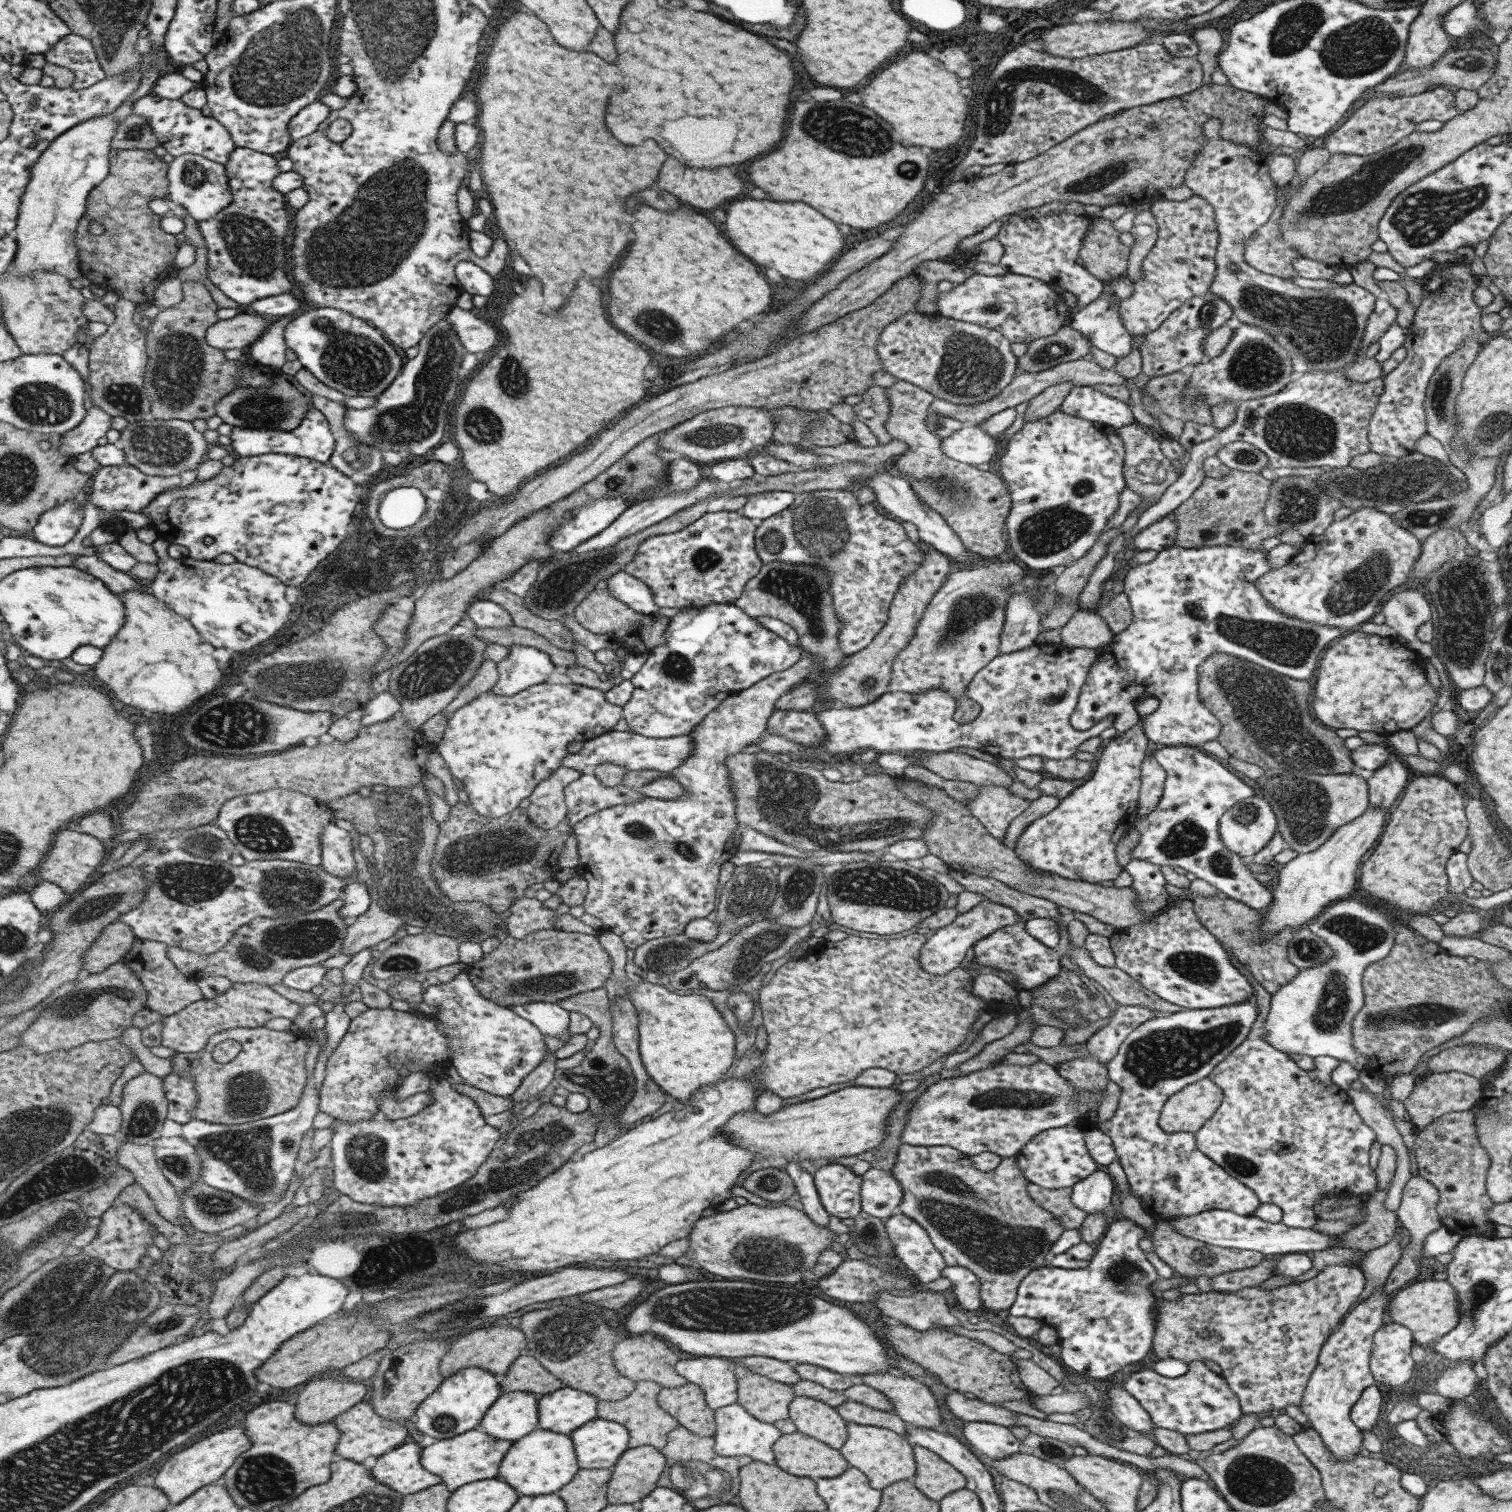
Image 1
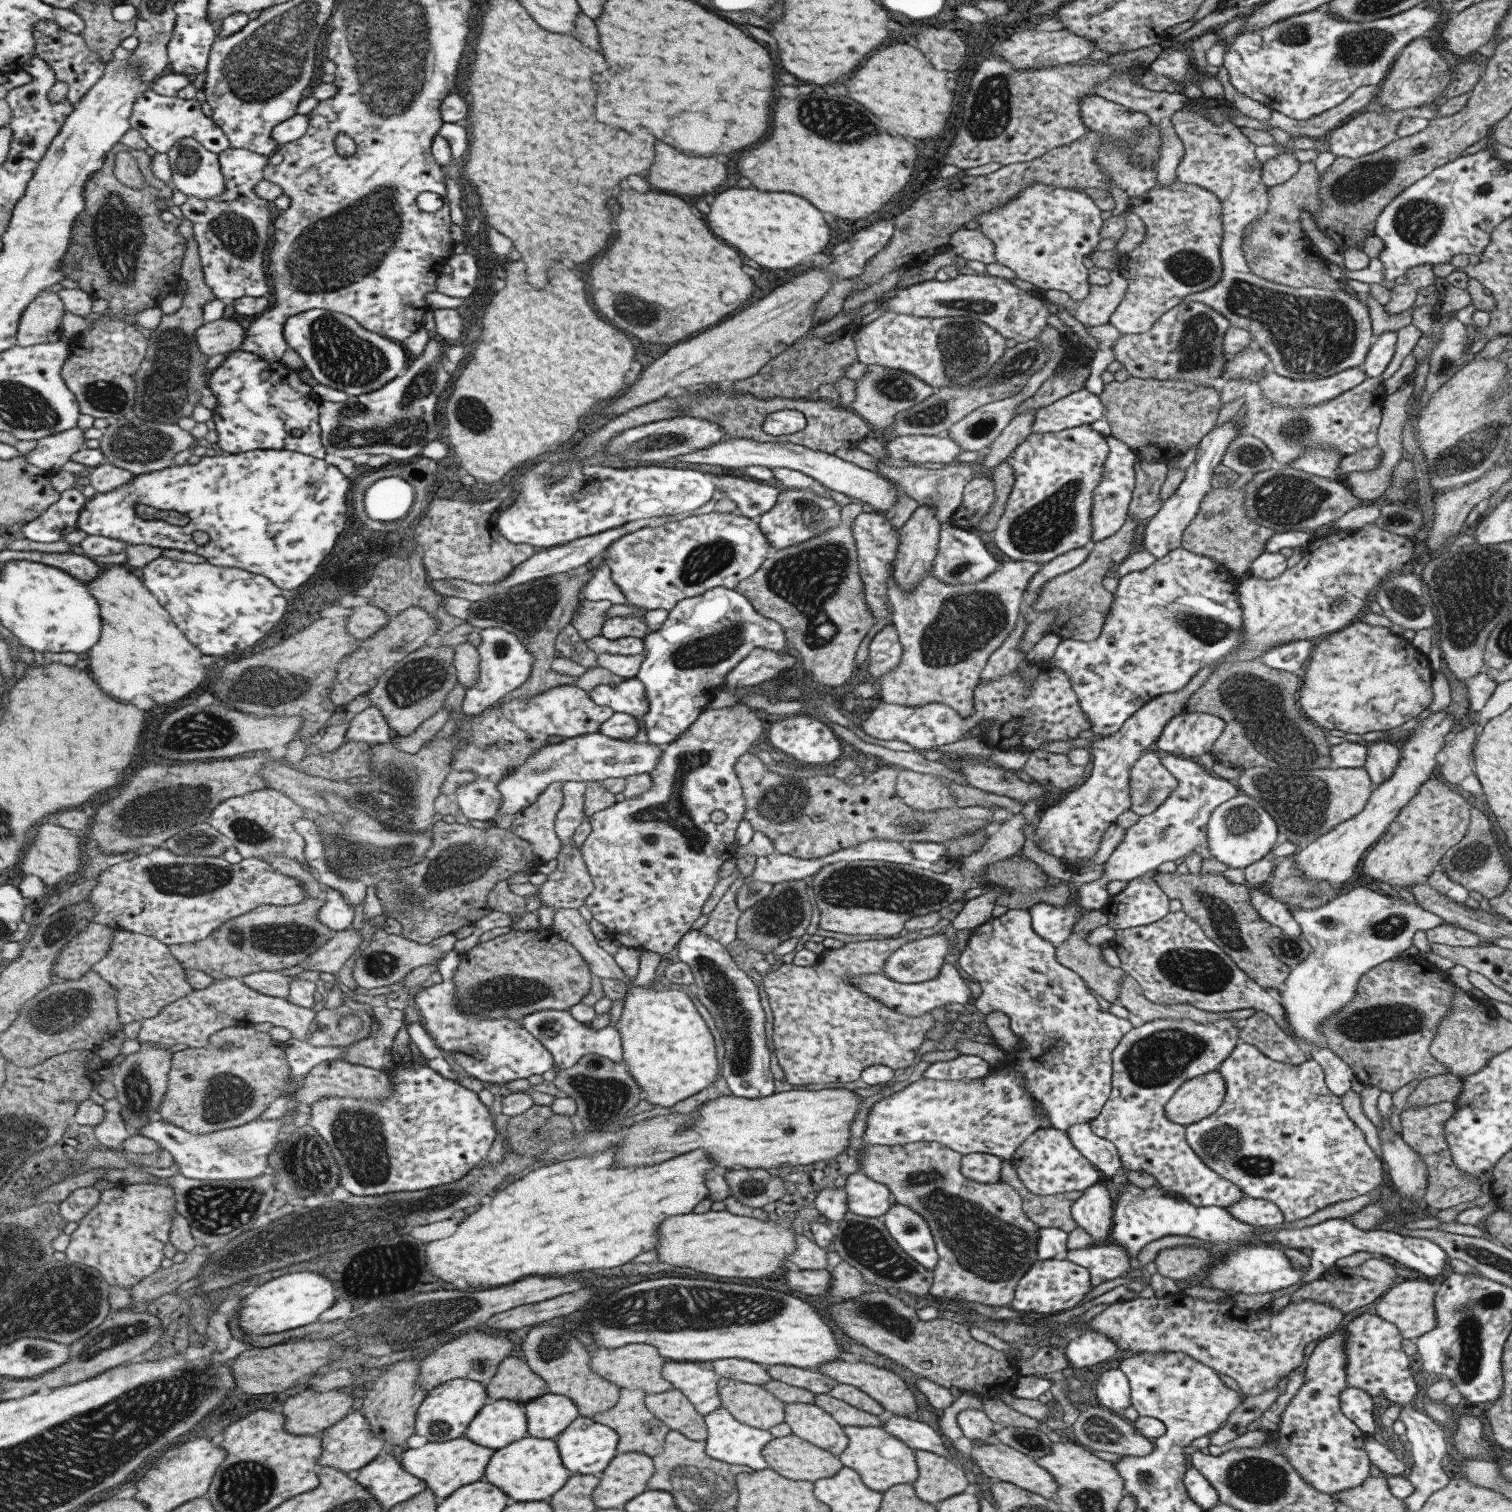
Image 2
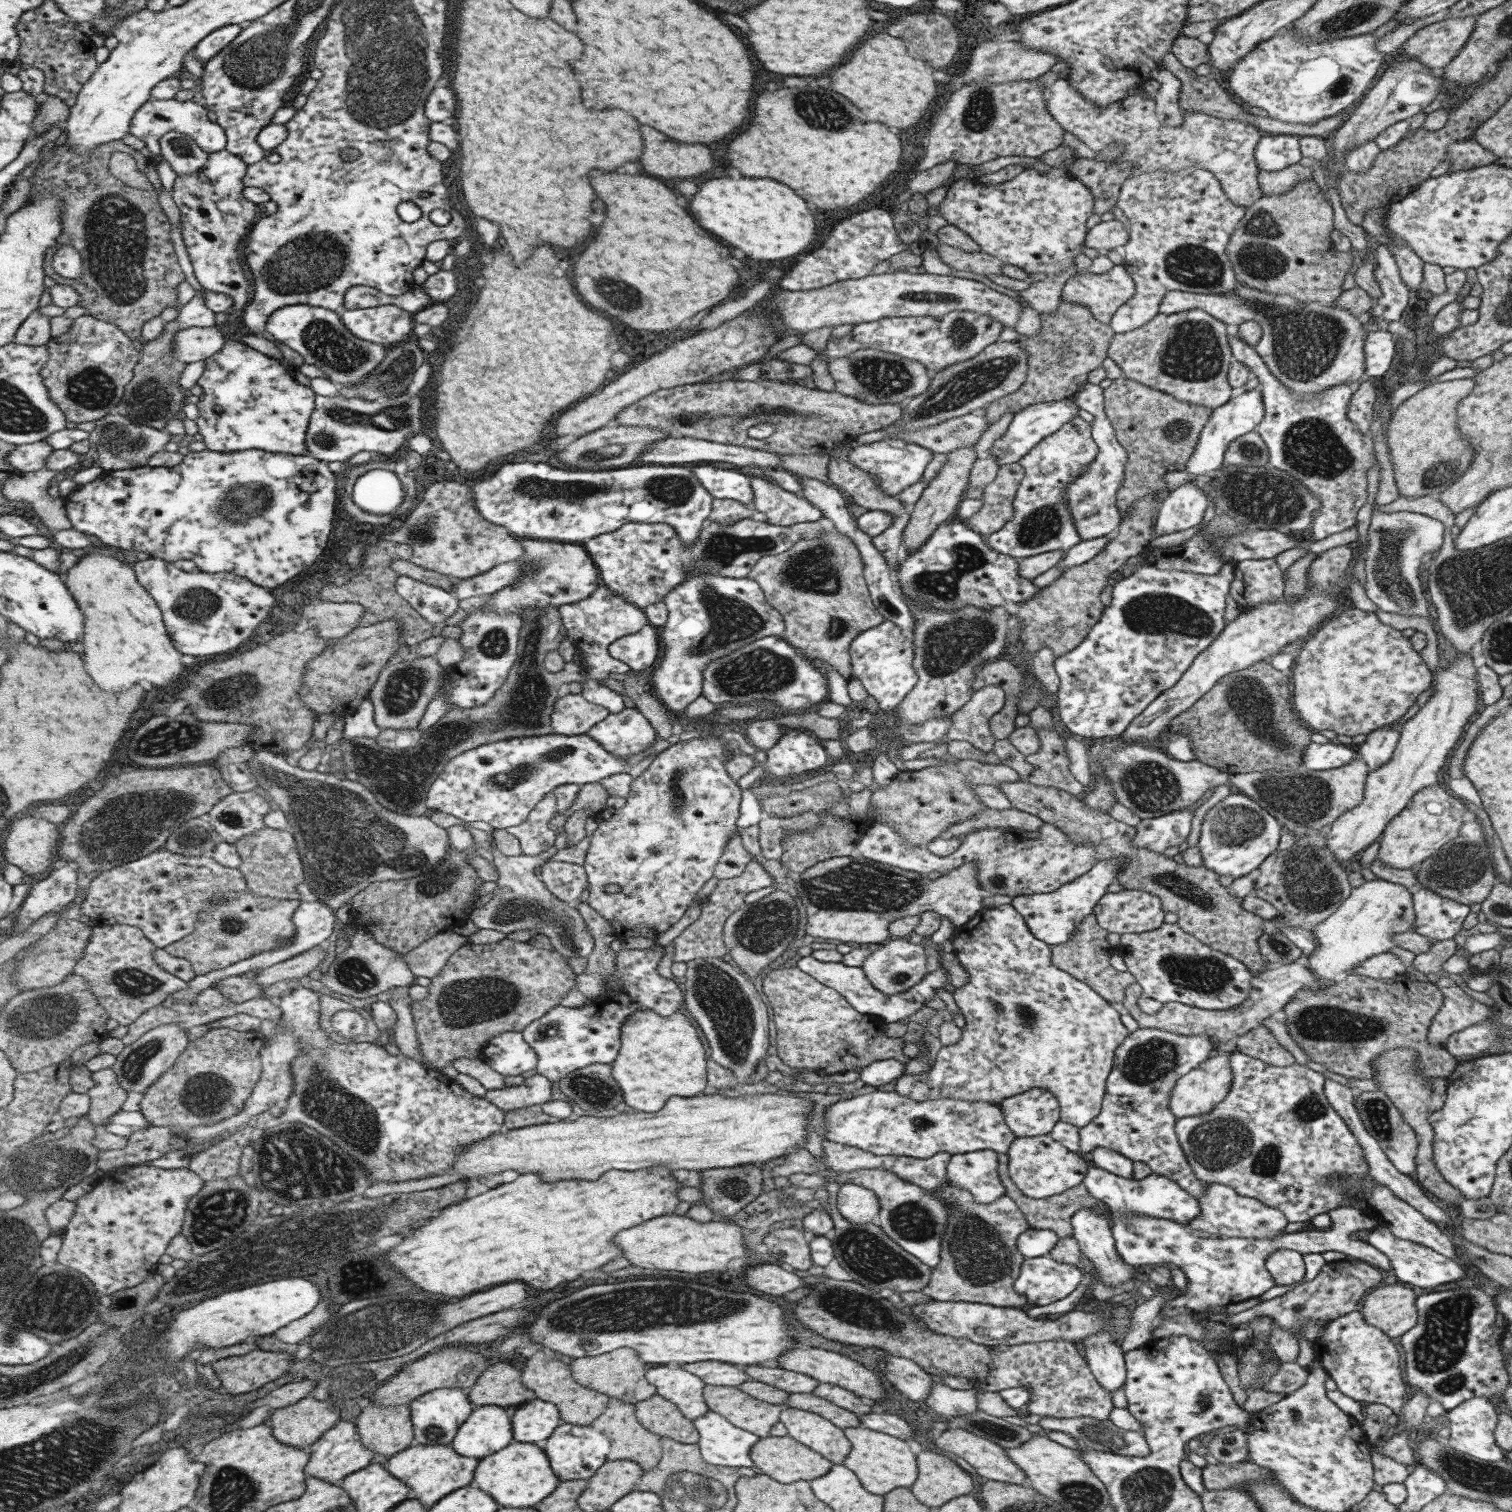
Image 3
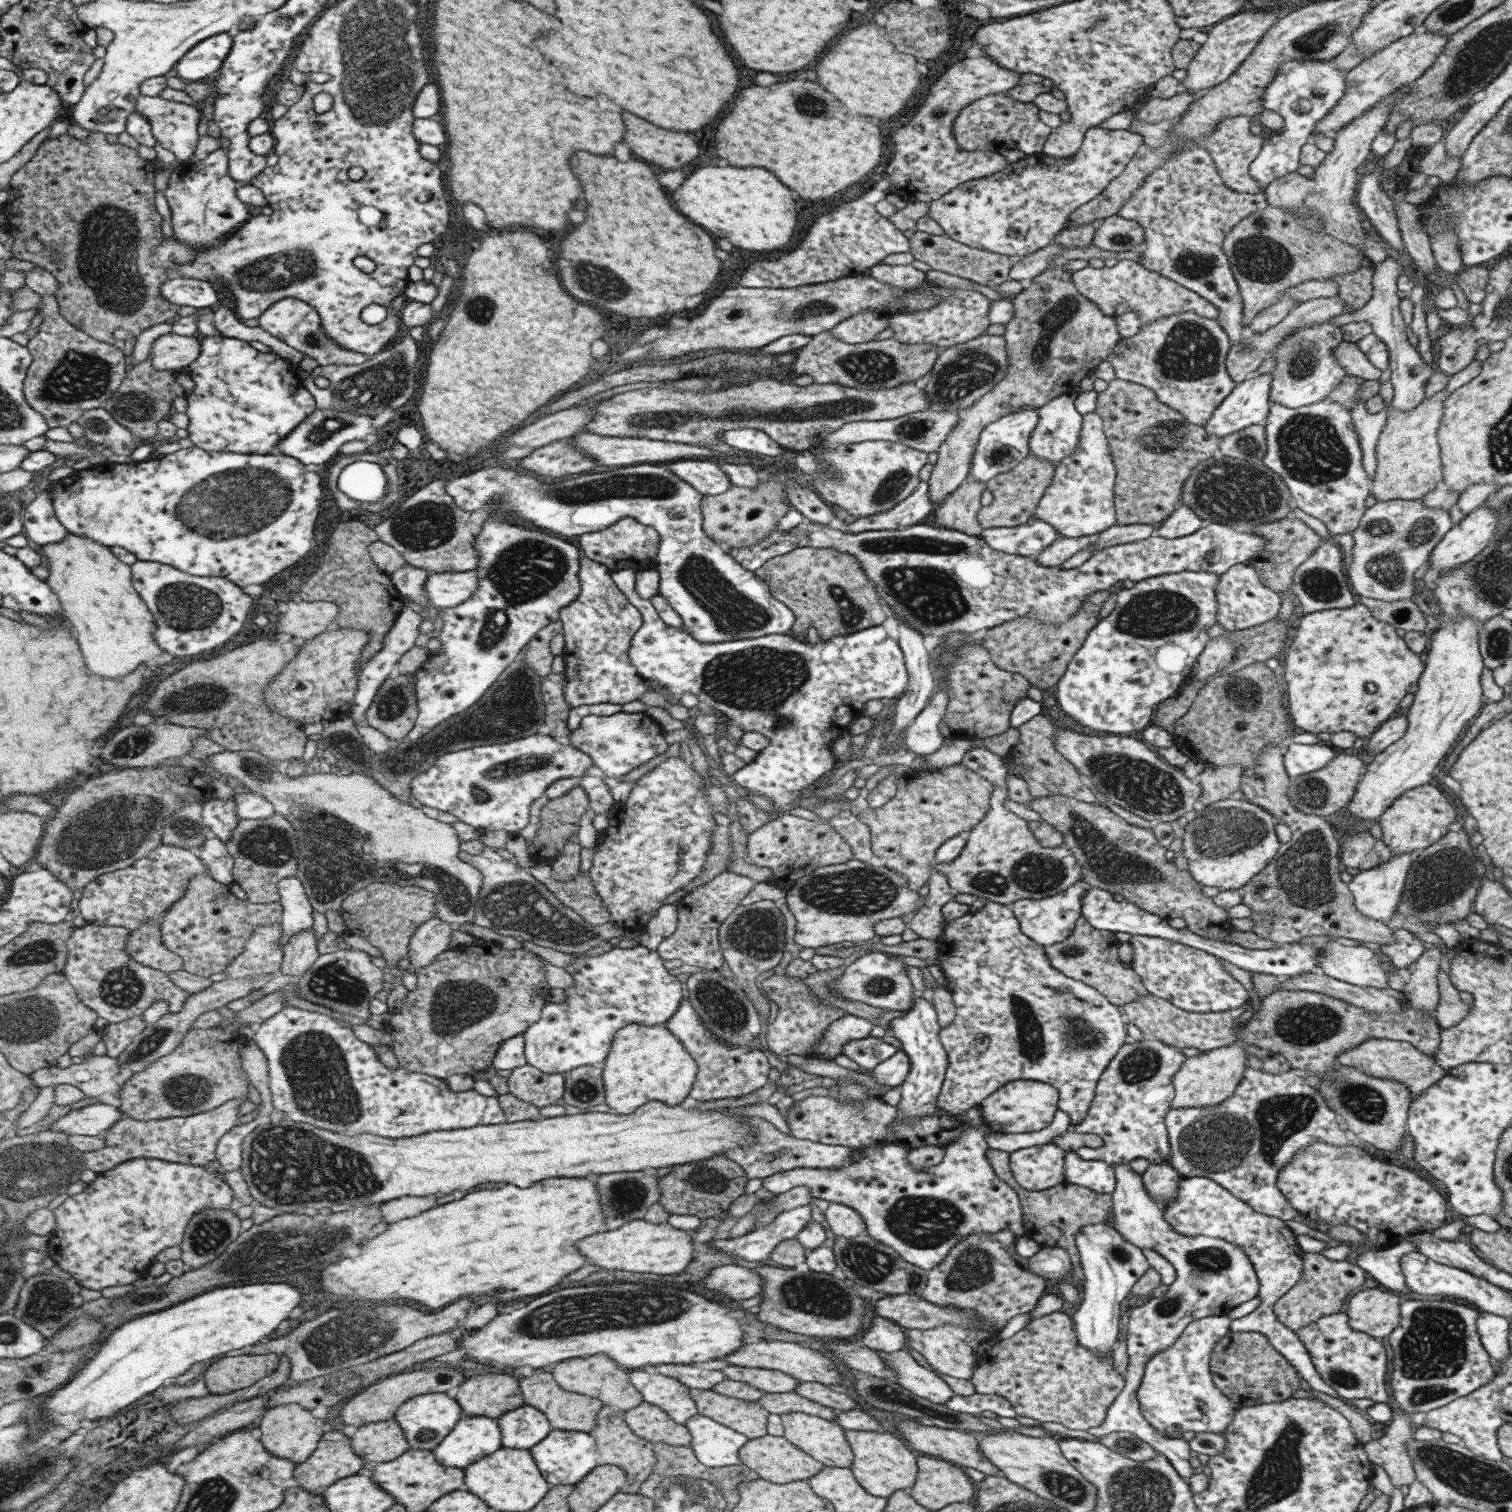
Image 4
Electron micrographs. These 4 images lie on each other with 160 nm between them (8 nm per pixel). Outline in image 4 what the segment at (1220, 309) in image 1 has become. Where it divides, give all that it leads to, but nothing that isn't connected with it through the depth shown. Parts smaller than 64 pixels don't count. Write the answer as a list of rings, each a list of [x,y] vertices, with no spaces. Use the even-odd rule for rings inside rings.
[[[1187,311],[1158,318],[1133,336],[1120,337],[1106,360],[1113,366],[1115,378],[1152,390],[1159,402],[1177,410],[1187,422],[1203,427],[1236,385],[1224,365],[1230,345],[1216,320]]]

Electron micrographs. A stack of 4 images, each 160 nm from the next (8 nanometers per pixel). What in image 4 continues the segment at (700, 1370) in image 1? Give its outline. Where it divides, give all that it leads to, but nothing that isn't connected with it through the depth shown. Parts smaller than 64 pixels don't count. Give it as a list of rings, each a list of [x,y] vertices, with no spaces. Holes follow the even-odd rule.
[[[639,1369],[630,1370],[629,1381],[642,1394],[642,1402],[658,1406],[677,1424],[684,1424],[697,1412],[689,1396],[689,1388],[665,1373],[649,1374]]]

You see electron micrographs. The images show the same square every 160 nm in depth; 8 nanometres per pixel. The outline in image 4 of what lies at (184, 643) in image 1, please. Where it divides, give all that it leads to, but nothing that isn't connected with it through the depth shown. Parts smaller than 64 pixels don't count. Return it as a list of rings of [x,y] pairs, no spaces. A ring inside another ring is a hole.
[[[72,534],[63,542],[39,547],[46,560],[49,576],[46,582],[62,600],[67,620],[77,632],[87,658],[87,666],[101,676],[127,676],[141,664],[149,664],[165,654],[155,638],[154,614],[133,588],[131,566],[121,562],[103,543]]]

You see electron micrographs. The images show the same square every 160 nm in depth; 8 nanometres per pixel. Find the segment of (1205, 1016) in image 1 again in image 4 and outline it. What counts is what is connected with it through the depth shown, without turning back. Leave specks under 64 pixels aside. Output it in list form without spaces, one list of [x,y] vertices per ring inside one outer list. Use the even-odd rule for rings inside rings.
[[[1145,1036],[1141,1038],[1141,1041],[1129,1040],[1122,1048],[1119,1048],[1096,1082],[1087,1116],[1083,1118],[1083,1122],[1073,1125],[1069,1129],[1079,1134],[1097,1134],[1103,1141],[1098,1148],[1087,1146],[1077,1148],[1075,1152],[1079,1158],[1100,1160],[1111,1167],[1116,1164],[1128,1164],[1133,1158],[1145,1158],[1150,1164],[1170,1165],[1170,1160],[1168,1160],[1169,1143],[1164,1118],[1165,1114],[1169,1112],[1170,1100],[1174,1095],[1171,1077],[1185,1060],[1181,1050],[1163,1045],[1155,1039]]]

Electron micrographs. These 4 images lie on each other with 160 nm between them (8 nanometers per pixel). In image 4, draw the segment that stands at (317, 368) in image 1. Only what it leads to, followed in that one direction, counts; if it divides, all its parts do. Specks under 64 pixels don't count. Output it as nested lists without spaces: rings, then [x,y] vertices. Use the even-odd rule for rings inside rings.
[[[285,298],[270,306],[261,317],[258,318],[259,328],[265,329],[277,338],[289,343],[293,348],[300,350],[310,358],[319,362],[321,366],[327,365],[358,365],[367,362],[371,356],[353,352],[348,348],[342,348],[338,342],[327,336],[322,328],[322,318],[318,310],[303,300],[297,298]]]

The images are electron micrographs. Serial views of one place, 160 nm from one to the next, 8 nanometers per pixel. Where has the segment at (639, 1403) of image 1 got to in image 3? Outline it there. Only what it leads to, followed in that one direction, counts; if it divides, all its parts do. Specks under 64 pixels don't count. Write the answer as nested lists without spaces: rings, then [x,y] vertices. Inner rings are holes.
[[[610,1398],[606,1408],[603,1409],[593,1425],[599,1426],[602,1433],[607,1434],[610,1439],[610,1453],[606,1456],[607,1461],[633,1461],[643,1468],[643,1473],[658,1465],[662,1451],[660,1436],[642,1426],[637,1419],[637,1412],[634,1410],[633,1404],[618,1400],[618,1398]]]

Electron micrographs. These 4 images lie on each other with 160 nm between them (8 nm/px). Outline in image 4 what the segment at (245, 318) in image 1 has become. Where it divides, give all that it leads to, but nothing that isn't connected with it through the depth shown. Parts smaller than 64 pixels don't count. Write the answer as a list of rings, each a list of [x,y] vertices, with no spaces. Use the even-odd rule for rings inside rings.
[[[173,332],[155,340],[150,358],[157,370],[180,372],[200,355],[201,336],[181,336]]]

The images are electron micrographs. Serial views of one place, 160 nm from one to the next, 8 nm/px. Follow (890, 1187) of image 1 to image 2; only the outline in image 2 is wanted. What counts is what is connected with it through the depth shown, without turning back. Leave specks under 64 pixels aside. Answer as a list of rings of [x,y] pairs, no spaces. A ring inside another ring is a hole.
[[[859,1172],[847,1174],[842,1189],[846,1194],[847,1210],[857,1216],[881,1217],[888,1206],[895,1202],[885,1185]]]

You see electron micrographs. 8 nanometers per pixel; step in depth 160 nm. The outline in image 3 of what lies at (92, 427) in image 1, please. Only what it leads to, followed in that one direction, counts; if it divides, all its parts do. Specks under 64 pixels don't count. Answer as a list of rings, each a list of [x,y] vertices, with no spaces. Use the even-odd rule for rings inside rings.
[[[44,440],[33,444],[22,444],[21,446],[16,446],[6,456],[6,460],[21,473],[35,472],[45,469],[47,459],[55,449],[54,446]]]

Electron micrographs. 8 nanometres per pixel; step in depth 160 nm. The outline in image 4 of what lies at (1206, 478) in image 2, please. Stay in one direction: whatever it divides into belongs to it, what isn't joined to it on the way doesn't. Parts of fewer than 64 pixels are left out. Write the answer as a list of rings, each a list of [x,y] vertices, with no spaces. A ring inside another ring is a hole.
[[[1269,373],[1252,374],[1236,383],[1205,422],[1203,428],[1221,438],[1236,430],[1262,424],[1270,405],[1268,392],[1272,376]],[[1178,504],[1171,514],[1156,524],[1153,535],[1165,539],[1181,538],[1199,530],[1200,524],[1200,518],[1189,507]]]

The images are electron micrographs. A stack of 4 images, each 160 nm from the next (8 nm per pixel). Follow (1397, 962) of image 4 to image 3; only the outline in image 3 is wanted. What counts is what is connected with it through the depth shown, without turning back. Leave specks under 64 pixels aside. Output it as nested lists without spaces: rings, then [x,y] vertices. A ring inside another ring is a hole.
[[[1418,886],[1412,894],[1412,904],[1414,919],[1412,922],[1411,931],[1424,936],[1429,942],[1434,943],[1437,940],[1449,940],[1453,938],[1463,924],[1463,918],[1469,912],[1469,906],[1459,904],[1454,900],[1443,898],[1429,888]]]

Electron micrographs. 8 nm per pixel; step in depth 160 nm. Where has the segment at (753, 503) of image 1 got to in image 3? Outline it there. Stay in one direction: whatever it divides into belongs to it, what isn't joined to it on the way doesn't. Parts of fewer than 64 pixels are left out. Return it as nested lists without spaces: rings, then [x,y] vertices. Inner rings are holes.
[[[712,464],[697,465],[690,471],[713,499],[731,499],[747,508],[752,506],[753,495],[745,472],[720,469]]]

